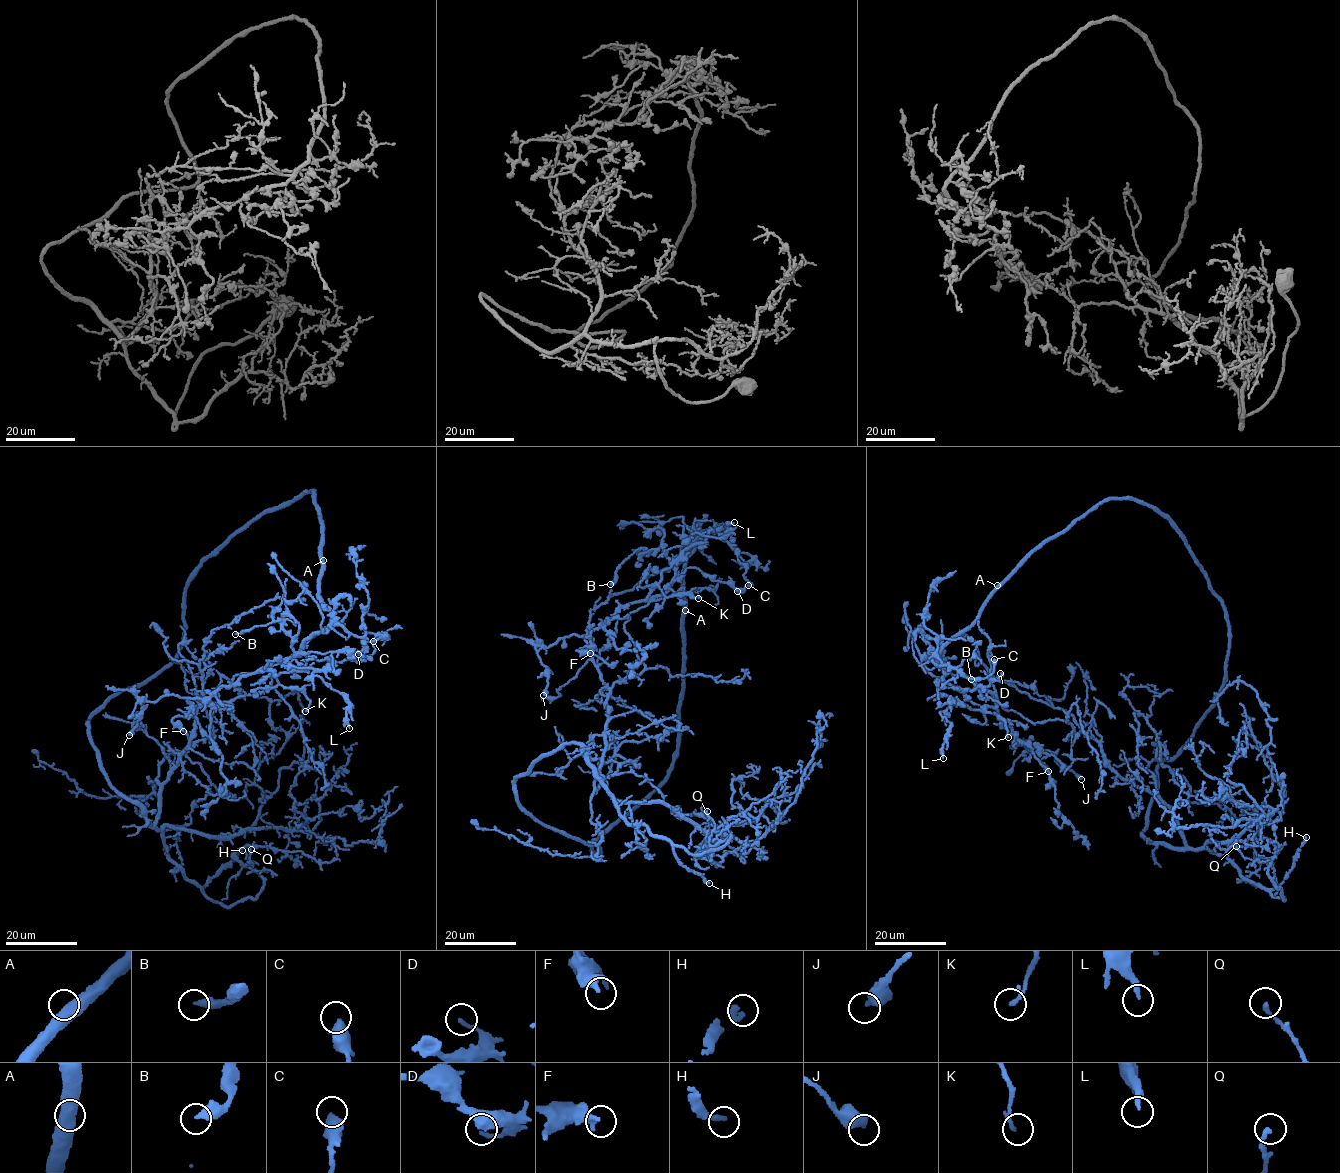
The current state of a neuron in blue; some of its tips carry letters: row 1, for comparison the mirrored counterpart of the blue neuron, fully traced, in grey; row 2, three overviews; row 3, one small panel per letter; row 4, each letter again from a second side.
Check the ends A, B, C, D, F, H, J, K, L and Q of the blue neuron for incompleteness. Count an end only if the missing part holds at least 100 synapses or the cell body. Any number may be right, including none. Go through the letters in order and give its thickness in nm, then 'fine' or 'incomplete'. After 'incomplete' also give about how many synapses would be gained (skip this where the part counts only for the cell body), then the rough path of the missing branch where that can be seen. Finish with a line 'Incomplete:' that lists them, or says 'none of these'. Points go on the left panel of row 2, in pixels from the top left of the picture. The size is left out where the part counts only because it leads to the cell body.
A: calibre 500 nm; fine
B: calibre 400 nm; fine
C: calibre 480 nm; fine
D: calibre 180 nm; fine
F: calibre 360 nm; fine
H: calibre 280 nm; incomplete; course (242, 850), (244, 842), (300, 797), (323, 794)
J: calibre 500 nm; fine
K: calibre 190 nm; fine
L: calibre 240 nm; fine
Q: calibre 200 nm; fine
Incomplete: H

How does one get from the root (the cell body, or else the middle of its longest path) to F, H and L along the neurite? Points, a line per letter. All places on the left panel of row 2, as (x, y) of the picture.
F: (106, 773), (151, 825), (195, 711), (243, 696), (233, 678), (263, 668), (189, 698), (172, 719), (183, 731)
H: (106, 773), (112, 786), (139, 806), (147, 824), (161, 830), (170, 859), (201, 890), (242, 850)
L: (106, 773), (151, 825), (195, 711), (243, 696), (233, 678), (263, 668), (312, 668), (347, 701), (349, 728)

